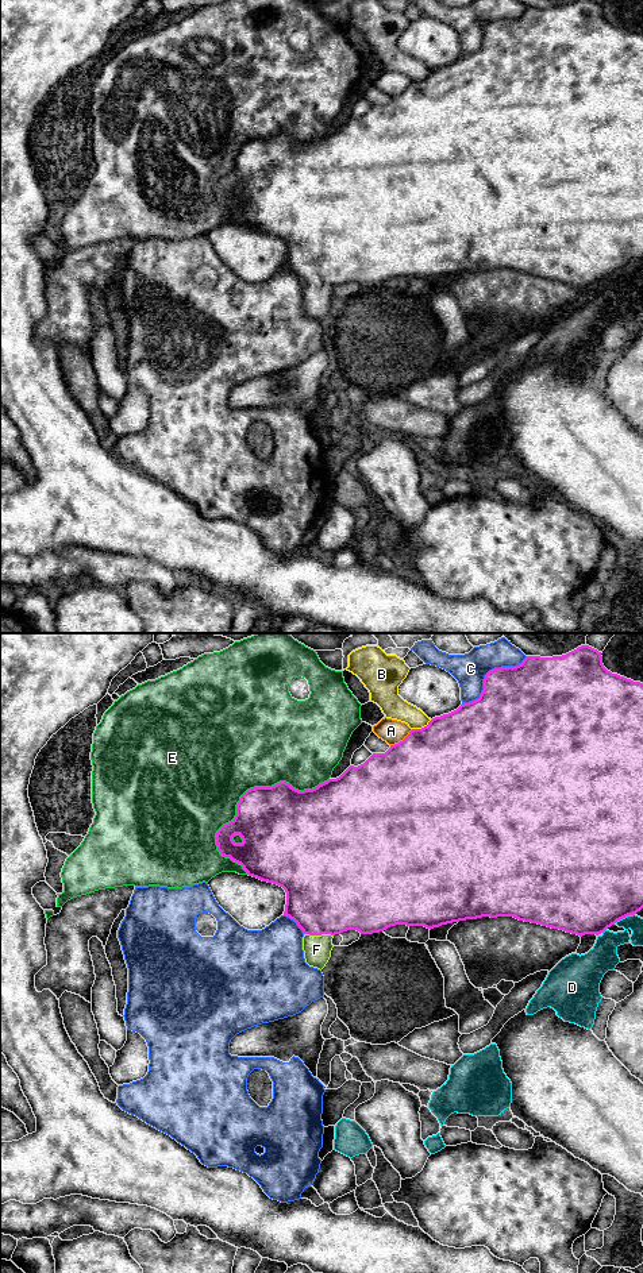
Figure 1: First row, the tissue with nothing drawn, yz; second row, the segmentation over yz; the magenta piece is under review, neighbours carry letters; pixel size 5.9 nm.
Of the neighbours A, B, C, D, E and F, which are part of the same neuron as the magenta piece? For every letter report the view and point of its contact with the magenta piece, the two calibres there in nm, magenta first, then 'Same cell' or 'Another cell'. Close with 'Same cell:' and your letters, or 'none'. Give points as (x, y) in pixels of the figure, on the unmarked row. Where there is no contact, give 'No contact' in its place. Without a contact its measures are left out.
A: Touches magenta at yz (403, 92). Thickness 500 nm (magenta) against 140 nm. Another cell
B: Touches magenta at yz (422, 80). Thickness 500 nm (magenta) against 150 nm. Another cell
C: Touches magenta at yz (486, 26). Thickness 440 nm (magenta) against 190 nm. Another cell
D: Touches magenta at yz (624, 269). Thickness 500 nm (magenta) against 160 nm. Another cell
E: Touches magenta at yz (257, 139). Thickness 460 nm (magenta) against 500 nm. Another cell
F: Touches magenta at yz (319, 286). Thickness 480 nm (magenta) against 160 nm. Same cell
Same cell: F

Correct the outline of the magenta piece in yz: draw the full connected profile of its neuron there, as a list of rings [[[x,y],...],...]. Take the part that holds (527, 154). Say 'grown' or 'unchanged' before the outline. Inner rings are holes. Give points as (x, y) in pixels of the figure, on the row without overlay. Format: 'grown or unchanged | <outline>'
grown | [[[577,0],[566,7],[552,9],[527,8],[523,15],[516,19],[494,20],[485,27],[484,42],[478,51],[463,55],[448,66],[432,70],[428,77],[421,81],[412,81],[403,93],[390,97],[385,105],[373,105],[363,116],[358,119],[350,117],[336,131],[328,131],[317,139],[304,143],[293,140],[286,134],[280,134],[272,139],[254,139],[247,142],[236,157],[235,170],[217,182],[216,197],[222,208],[230,209],[232,213],[240,216],[249,228],[277,236],[285,242],[286,256],[284,267],[293,271],[304,285],[303,302],[305,315],[320,323],[331,309],[334,288],[347,282],[357,282],[361,286],[373,286],[396,277],[424,278],[431,282],[442,277],[482,269],[513,269],[519,273],[559,281],[580,289],[585,286],[598,288],[617,273],[634,267],[643,261],[643,35],[634,34],[608,23],[602,16],[601,4],[594,0]]]

